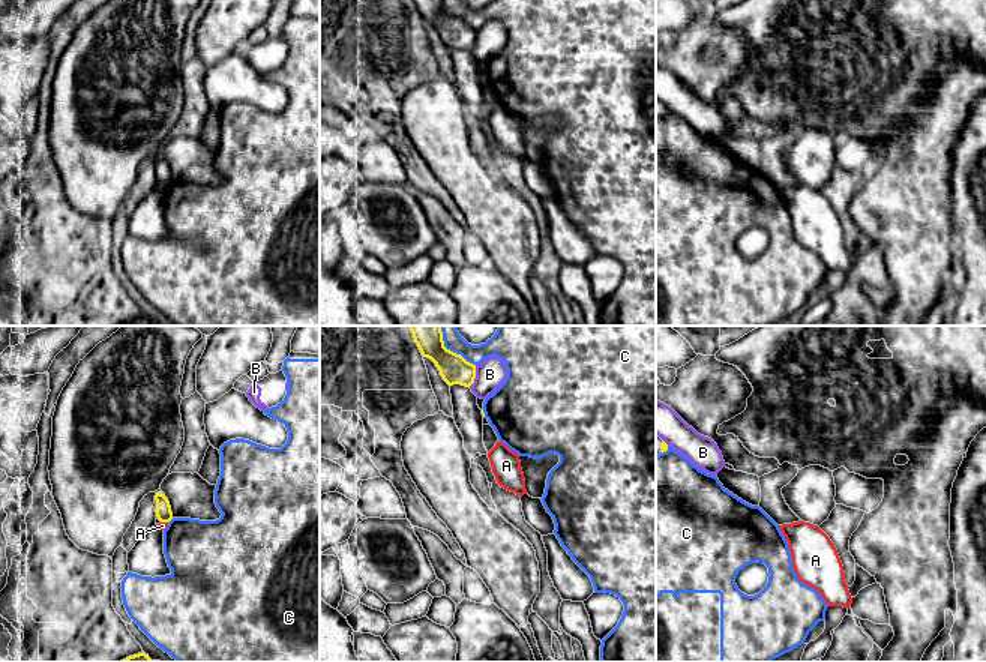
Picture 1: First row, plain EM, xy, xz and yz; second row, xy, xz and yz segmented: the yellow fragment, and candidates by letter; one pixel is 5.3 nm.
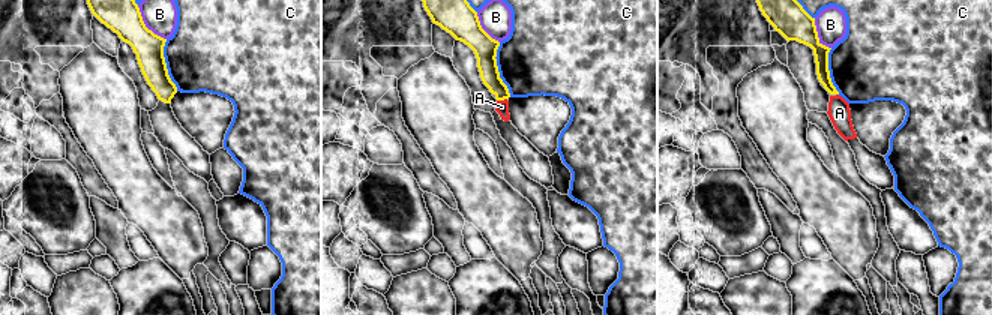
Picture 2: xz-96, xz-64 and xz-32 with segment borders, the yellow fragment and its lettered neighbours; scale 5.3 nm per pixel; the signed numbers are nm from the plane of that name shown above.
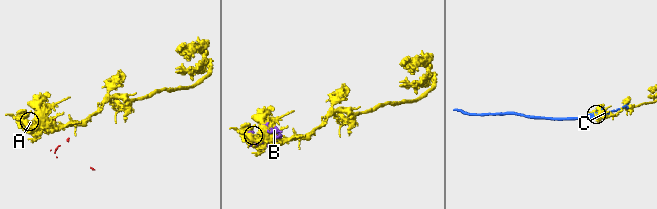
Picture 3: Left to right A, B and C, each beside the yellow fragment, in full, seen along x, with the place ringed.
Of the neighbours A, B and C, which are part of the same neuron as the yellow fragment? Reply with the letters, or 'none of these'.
none of these

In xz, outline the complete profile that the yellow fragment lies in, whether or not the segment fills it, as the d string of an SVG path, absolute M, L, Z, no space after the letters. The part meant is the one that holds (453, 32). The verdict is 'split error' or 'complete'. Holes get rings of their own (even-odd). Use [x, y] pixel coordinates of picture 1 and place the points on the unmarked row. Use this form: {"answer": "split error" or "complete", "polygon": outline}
{"answer": "complete", "polygon": "M413 0L423 21L431 23L449 48L470 51L476 42L476 29L444 11L443 0Z"}

